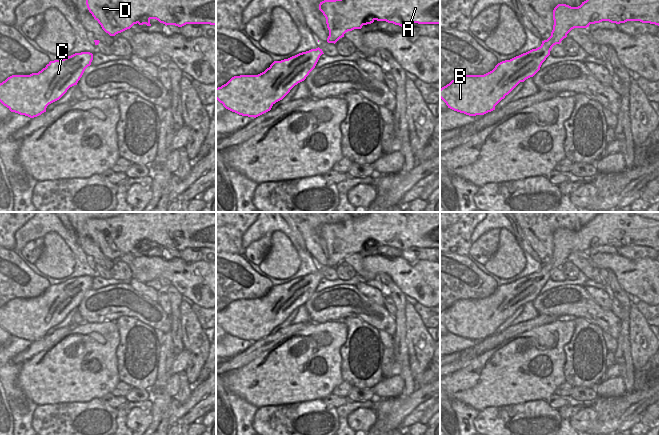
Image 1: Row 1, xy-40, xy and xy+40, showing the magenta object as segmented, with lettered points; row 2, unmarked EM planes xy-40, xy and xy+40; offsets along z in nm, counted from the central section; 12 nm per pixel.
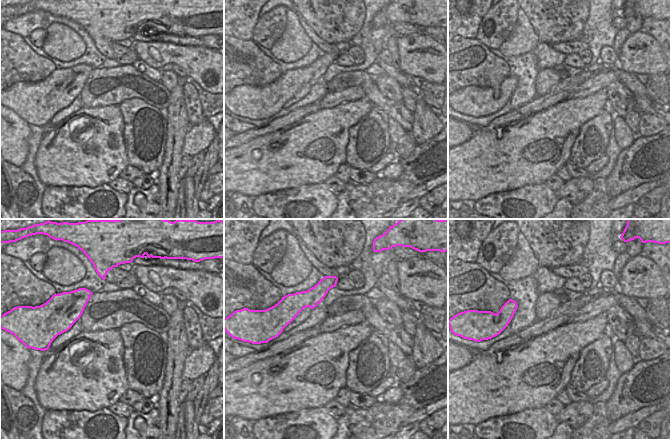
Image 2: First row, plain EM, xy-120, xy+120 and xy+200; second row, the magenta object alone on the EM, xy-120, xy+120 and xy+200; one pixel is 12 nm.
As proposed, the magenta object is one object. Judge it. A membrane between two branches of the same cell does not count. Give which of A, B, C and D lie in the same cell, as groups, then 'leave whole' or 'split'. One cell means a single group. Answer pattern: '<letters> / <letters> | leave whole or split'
A B C D | leave whole

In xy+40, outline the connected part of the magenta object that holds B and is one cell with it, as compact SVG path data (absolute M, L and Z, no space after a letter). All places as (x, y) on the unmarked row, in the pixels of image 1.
M603 212L595 216L578 231L558 228L553 234L553 254L551 260L542 265L540 271L498 287L484 299L457 300L440 313L440 322L448 332L469 340L484 339L495 334L495 330L505 322L520 306L533 301L542 287L550 279L552 271L560 268L574 252L587 252L590 248L609 245L625 247L640 245L659 250L659 212Z

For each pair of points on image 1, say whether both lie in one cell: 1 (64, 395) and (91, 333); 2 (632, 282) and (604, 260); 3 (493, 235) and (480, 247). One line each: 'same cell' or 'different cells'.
1: same cell
2: same cell
3: same cell

